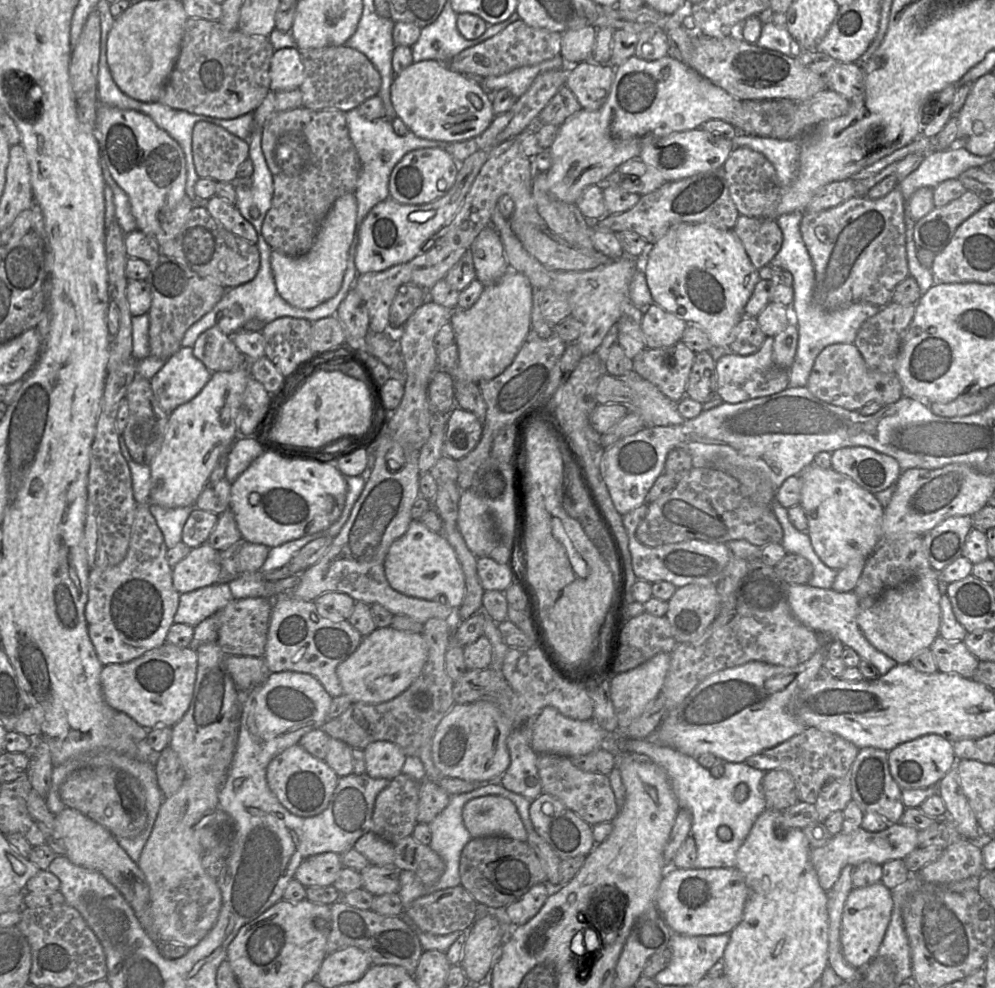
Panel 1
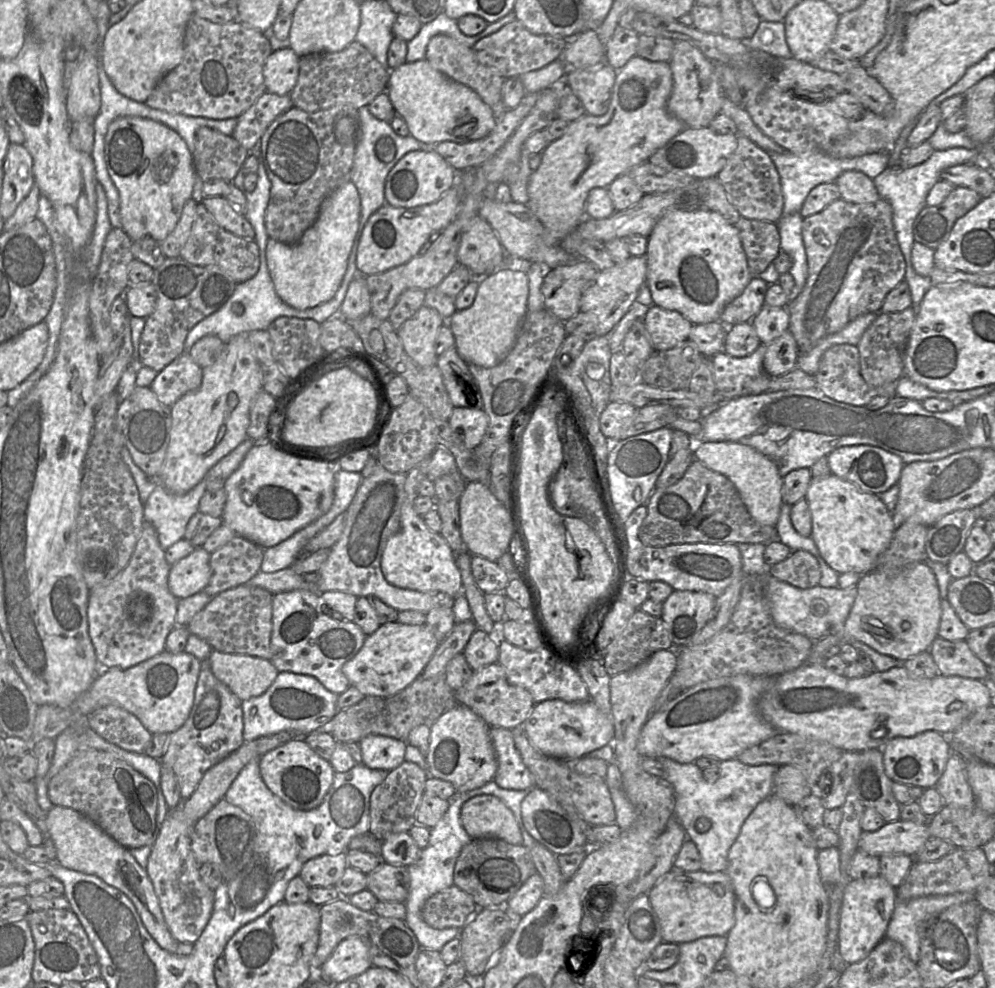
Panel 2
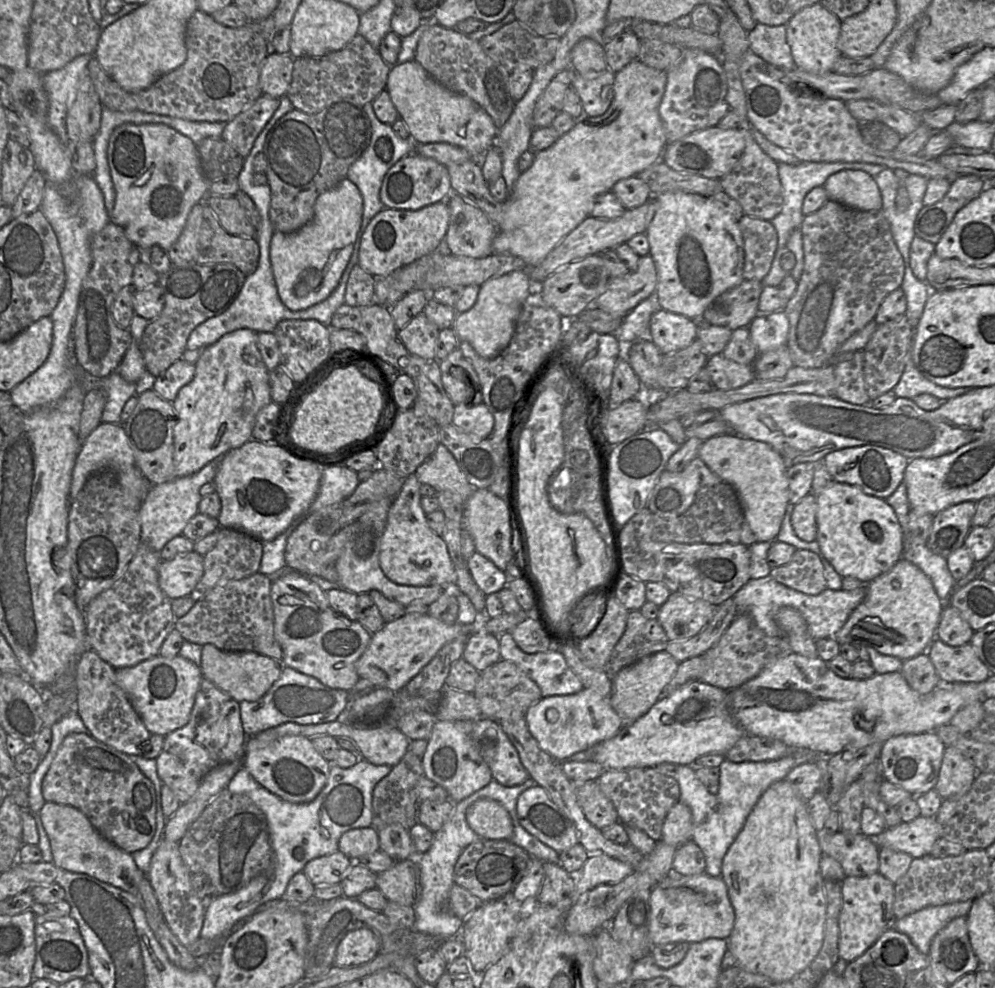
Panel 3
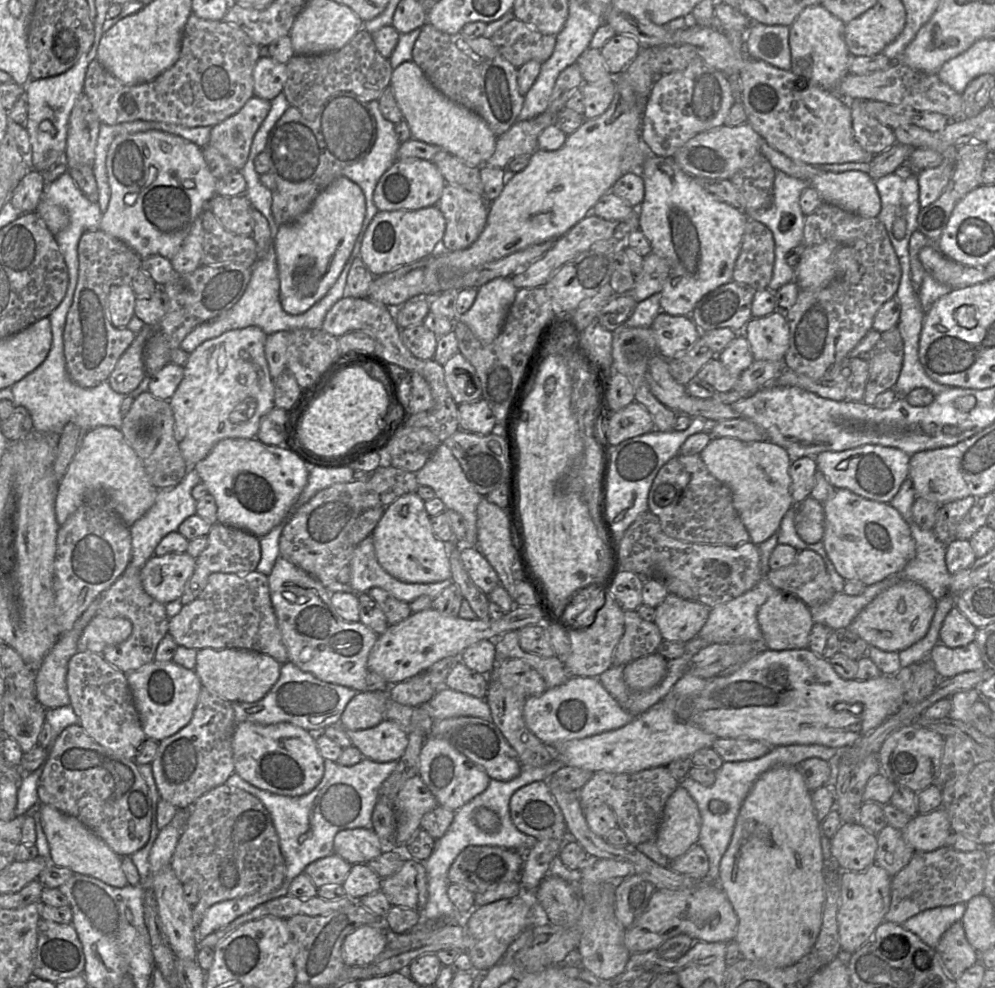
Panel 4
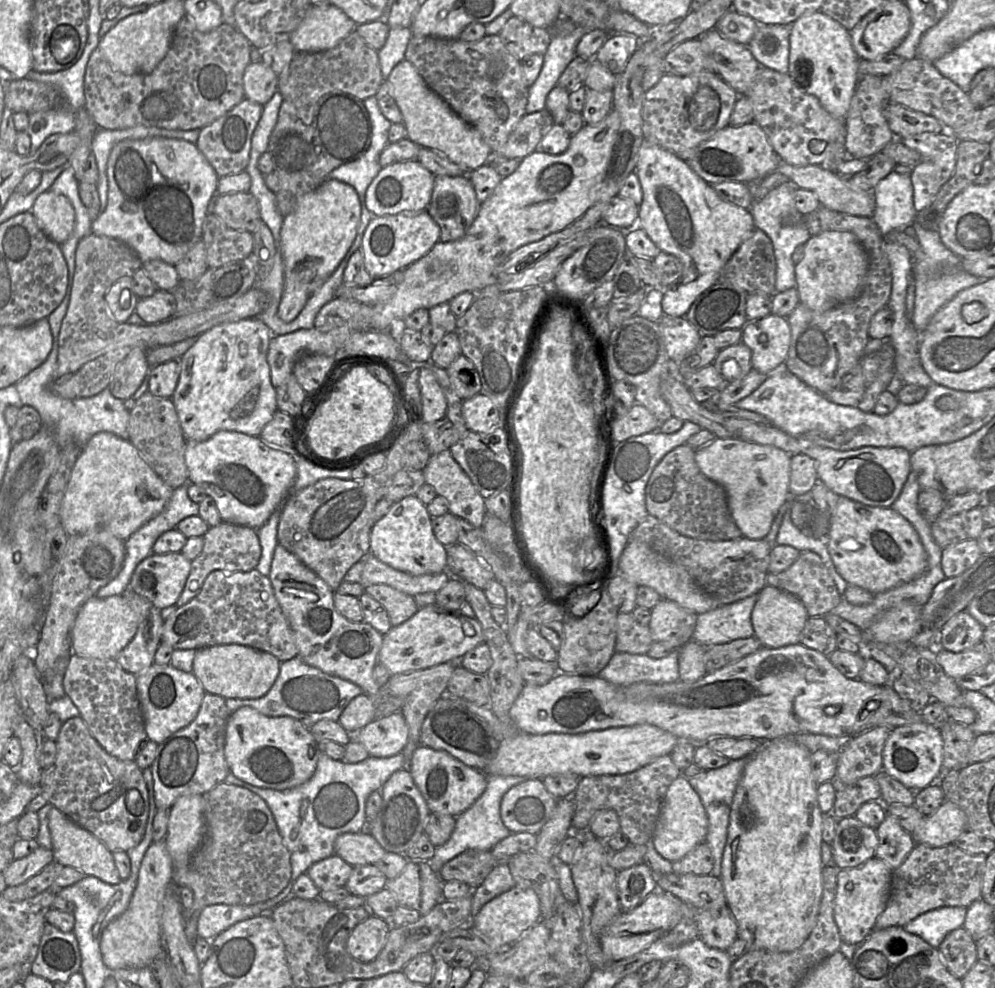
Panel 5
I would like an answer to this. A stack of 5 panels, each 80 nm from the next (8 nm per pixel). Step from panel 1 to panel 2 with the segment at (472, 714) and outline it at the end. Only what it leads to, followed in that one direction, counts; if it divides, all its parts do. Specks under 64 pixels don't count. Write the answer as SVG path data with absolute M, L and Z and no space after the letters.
M456 703L443 713L431 726L429 750L426 755L428 777L448 781L454 785L457 793L479 788L494 780L498 762L490 736L491 726L471 708Z

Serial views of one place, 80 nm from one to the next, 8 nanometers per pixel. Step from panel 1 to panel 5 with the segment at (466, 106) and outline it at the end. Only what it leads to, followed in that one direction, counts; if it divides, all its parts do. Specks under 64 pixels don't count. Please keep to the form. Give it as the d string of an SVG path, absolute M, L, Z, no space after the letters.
M404 59L390 72L388 81L392 86L393 97L403 115L407 137L421 147L439 150L467 171L474 171L488 163L492 150L481 133L465 122L433 90L431 90L414 65Z

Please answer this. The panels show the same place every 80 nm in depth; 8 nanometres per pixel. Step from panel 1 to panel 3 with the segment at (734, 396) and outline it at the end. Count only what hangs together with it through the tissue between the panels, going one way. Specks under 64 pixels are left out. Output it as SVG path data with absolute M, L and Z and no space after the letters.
M722 354L710 357L705 367L719 390L738 389L756 379L753 365L738 364Z

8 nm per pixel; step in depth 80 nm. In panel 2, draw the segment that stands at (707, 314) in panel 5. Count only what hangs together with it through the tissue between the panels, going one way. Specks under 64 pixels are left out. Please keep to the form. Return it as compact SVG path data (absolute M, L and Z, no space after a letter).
M753 276L744 291L722 311L719 322L725 326L751 322L765 306L765 294L770 284Z

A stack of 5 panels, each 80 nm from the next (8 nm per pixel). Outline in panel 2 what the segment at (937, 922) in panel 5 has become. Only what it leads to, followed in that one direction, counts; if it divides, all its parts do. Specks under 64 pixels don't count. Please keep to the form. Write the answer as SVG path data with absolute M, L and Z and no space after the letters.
M975 892L927 896L909 901L897 900L885 937L900 943L910 959L917 963L922 924L952 905L972 900L976 900Z

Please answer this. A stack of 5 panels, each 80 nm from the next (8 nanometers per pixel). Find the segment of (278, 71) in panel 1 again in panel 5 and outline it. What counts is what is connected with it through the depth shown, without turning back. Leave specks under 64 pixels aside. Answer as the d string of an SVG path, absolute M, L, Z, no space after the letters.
M252 61L245 69L245 99L264 105L278 91L279 76L263 62Z

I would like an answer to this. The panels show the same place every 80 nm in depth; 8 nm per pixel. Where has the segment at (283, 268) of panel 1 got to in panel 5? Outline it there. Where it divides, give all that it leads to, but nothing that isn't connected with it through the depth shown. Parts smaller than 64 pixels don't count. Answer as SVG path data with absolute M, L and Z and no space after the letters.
M327 179L317 189L303 195L295 209L284 218L281 228L281 254L284 263L284 290L278 316L292 322L310 296L335 272L357 235L361 202L349 184Z

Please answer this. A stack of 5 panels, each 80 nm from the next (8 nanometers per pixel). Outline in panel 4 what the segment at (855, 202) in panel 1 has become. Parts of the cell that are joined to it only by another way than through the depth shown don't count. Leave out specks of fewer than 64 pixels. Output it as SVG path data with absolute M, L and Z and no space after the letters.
M823 202L805 216L803 246L819 245L827 240L838 243L835 248L835 260L839 265L838 278L816 290L800 289L795 304L785 313L790 326L790 344L783 359L785 368L812 379L822 378L834 366L841 366L847 360L851 350L872 329L880 307L895 297L901 279L898 257L878 217L863 217Z

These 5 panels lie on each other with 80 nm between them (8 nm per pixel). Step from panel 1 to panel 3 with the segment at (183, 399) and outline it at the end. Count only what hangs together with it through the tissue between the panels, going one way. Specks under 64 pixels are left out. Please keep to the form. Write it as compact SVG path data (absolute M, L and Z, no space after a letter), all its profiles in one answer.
M180 358L160 374L152 387L160 397L173 402L179 390L192 381L195 375L195 363Z

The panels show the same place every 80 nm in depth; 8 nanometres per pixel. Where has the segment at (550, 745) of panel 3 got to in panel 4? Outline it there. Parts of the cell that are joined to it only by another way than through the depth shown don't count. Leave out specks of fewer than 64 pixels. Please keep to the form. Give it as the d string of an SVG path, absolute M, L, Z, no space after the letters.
M571 676L565 683L548 688L541 695L527 698L523 713L529 730L547 746L616 730L630 723L635 718L620 706L598 678L581 676Z

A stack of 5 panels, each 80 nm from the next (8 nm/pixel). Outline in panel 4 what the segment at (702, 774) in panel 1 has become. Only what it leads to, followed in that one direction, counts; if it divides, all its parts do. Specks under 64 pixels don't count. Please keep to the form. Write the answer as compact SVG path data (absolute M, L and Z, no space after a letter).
M818 744L780 745L771 747L767 754L756 759L737 762L725 761L715 771L716 779L712 786L706 787L689 776L683 778L679 785L684 787L695 800L701 815L701 829L697 843L708 856L709 871L707 880L718 882L720 862L731 841L740 808L760 775L779 765L798 766L808 758L821 758L829 761L838 750L837 748Z

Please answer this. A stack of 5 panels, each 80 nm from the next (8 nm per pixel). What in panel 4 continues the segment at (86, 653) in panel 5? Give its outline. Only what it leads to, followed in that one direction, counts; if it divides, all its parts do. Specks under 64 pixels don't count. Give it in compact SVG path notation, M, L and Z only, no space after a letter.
M96 615L83 630L78 641L78 649L80 652L101 654L106 647L127 640L132 630L132 623L126 618Z

